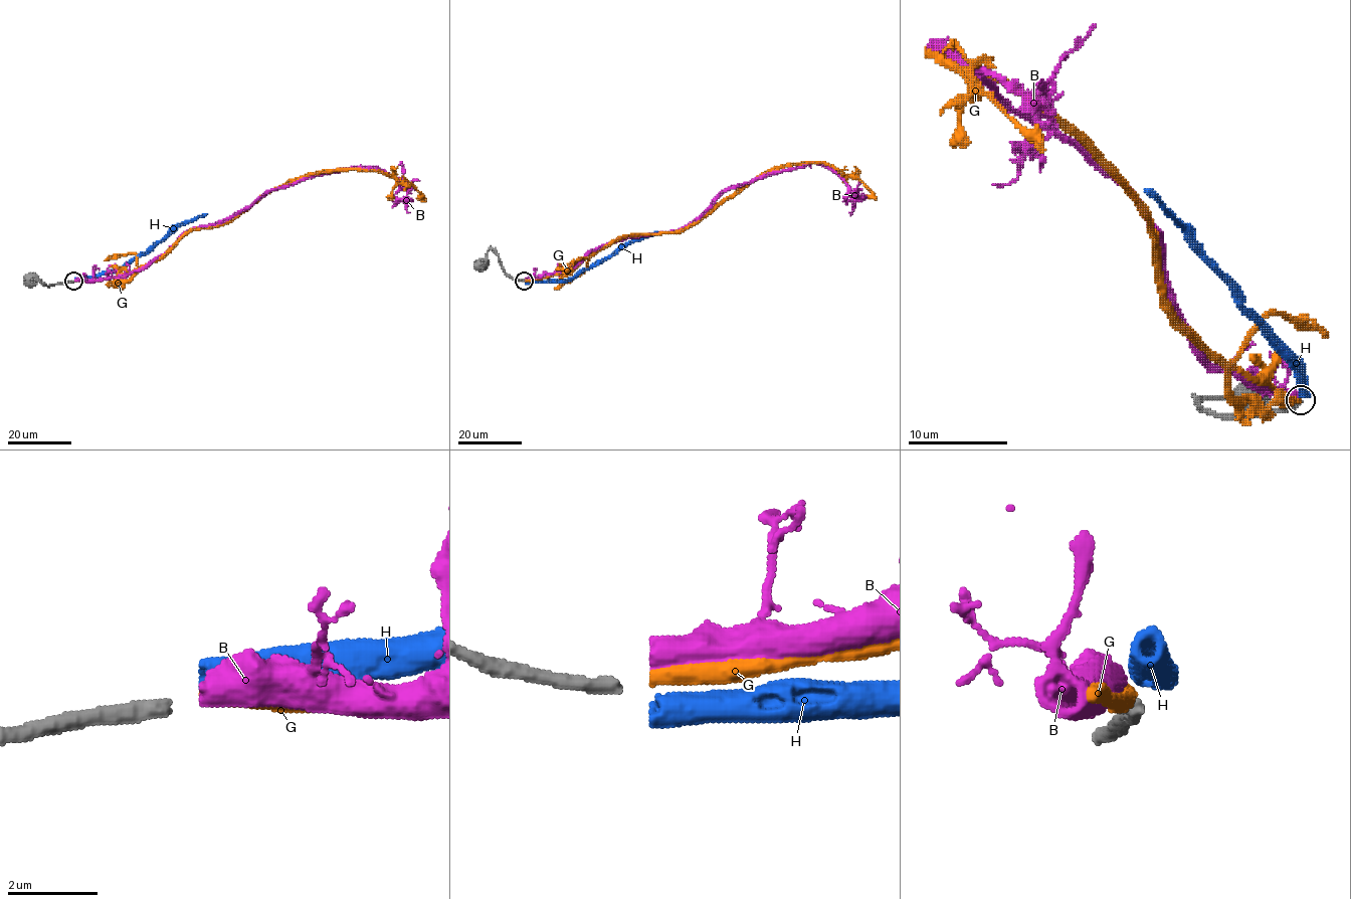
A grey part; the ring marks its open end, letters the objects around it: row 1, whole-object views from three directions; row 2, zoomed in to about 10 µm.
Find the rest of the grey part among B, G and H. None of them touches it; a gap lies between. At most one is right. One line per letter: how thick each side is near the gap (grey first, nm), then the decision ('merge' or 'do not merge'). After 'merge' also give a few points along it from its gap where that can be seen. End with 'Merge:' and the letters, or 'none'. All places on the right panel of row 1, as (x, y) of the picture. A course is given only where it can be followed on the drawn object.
B: 320/550 nm | do not merge
G: 320/360 nm | merge | via (1300, 399), (1227, 366), (1175, 314), (1147, 216), (1052, 115), (1005, 79), (930, 51), (985, 92), (1042, 152)
H: 320/600 nm | do not merge
Merge: G

